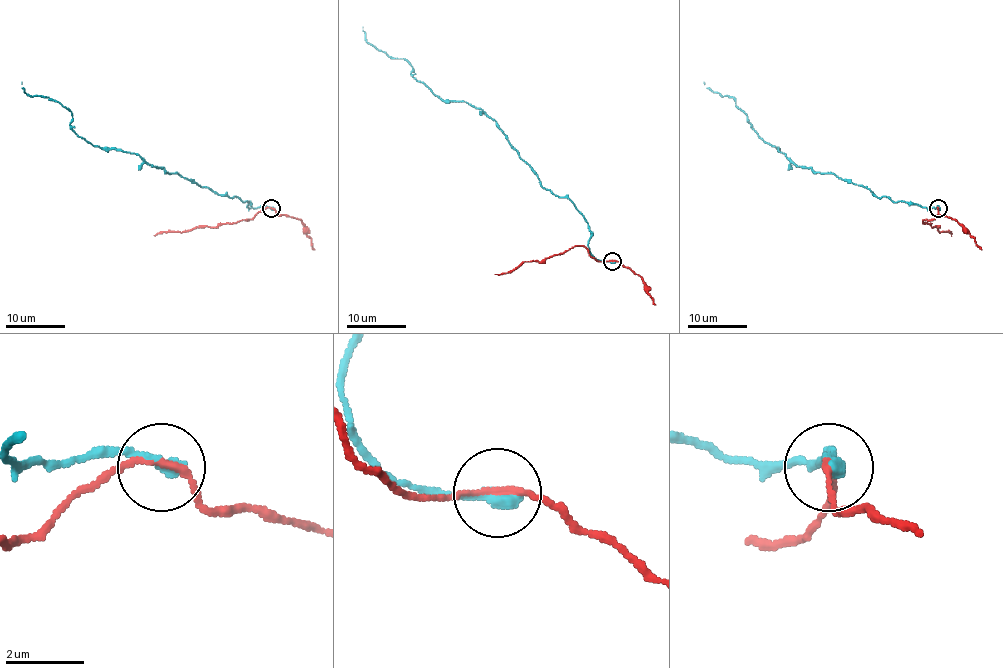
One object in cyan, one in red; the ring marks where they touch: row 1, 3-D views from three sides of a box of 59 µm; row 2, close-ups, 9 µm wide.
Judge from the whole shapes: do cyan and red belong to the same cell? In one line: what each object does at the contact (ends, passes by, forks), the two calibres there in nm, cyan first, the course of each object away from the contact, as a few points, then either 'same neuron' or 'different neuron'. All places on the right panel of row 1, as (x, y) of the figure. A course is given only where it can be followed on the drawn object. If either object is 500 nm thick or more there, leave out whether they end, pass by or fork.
cyan ends; red passes by; calibres 360 and 160 nm; course cyan (937, 208), (893, 202), (835, 174), (796, 166), (753, 129), (732, 98), (711, 92), (704, 81); course red (937, 208), (939, 214), (934, 218), (922, 220), (922, 223), (951, 235); different neuron

